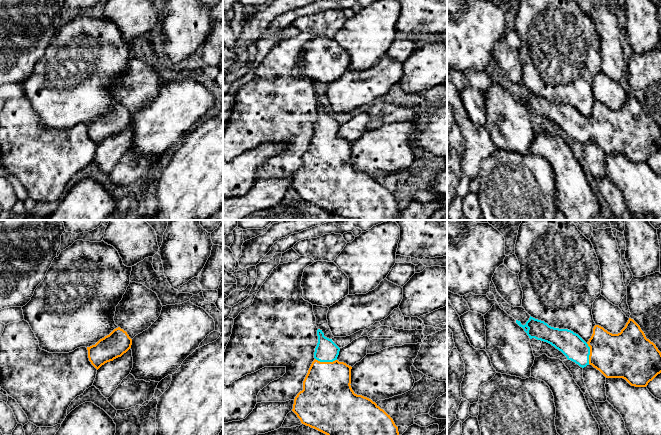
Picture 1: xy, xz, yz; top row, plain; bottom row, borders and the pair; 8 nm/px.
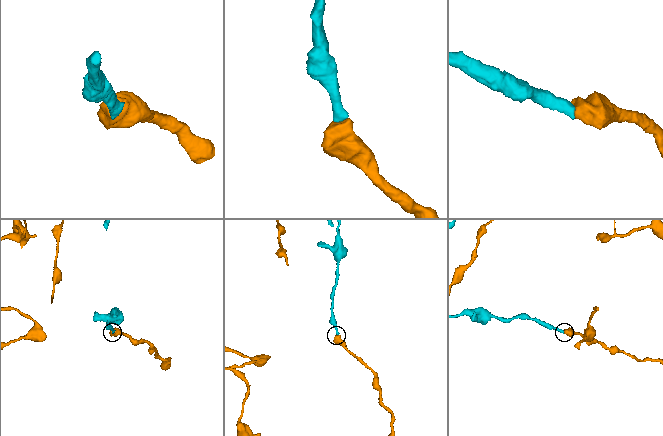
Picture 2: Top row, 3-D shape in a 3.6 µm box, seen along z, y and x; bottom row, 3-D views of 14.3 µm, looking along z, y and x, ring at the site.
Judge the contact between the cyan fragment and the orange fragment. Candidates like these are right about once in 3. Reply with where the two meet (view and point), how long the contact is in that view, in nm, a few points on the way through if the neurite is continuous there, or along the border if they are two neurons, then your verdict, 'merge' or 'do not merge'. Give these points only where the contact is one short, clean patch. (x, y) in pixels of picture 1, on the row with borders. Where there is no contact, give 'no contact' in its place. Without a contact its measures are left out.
xz (326, 361) | 180 nm | across xz (326, 350), (326, 361), (327, 392) | merge

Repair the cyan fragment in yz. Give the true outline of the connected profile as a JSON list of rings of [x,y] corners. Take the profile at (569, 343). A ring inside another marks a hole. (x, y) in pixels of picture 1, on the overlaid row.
[[[531,316],[525,325],[516,323],[530,339],[551,344],[582,368],[592,365],[606,378],[623,378],[631,386],[646,387],[661,373],[661,352],[631,318],[618,334],[595,325],[587,343],[571,330],[551,327]]]

